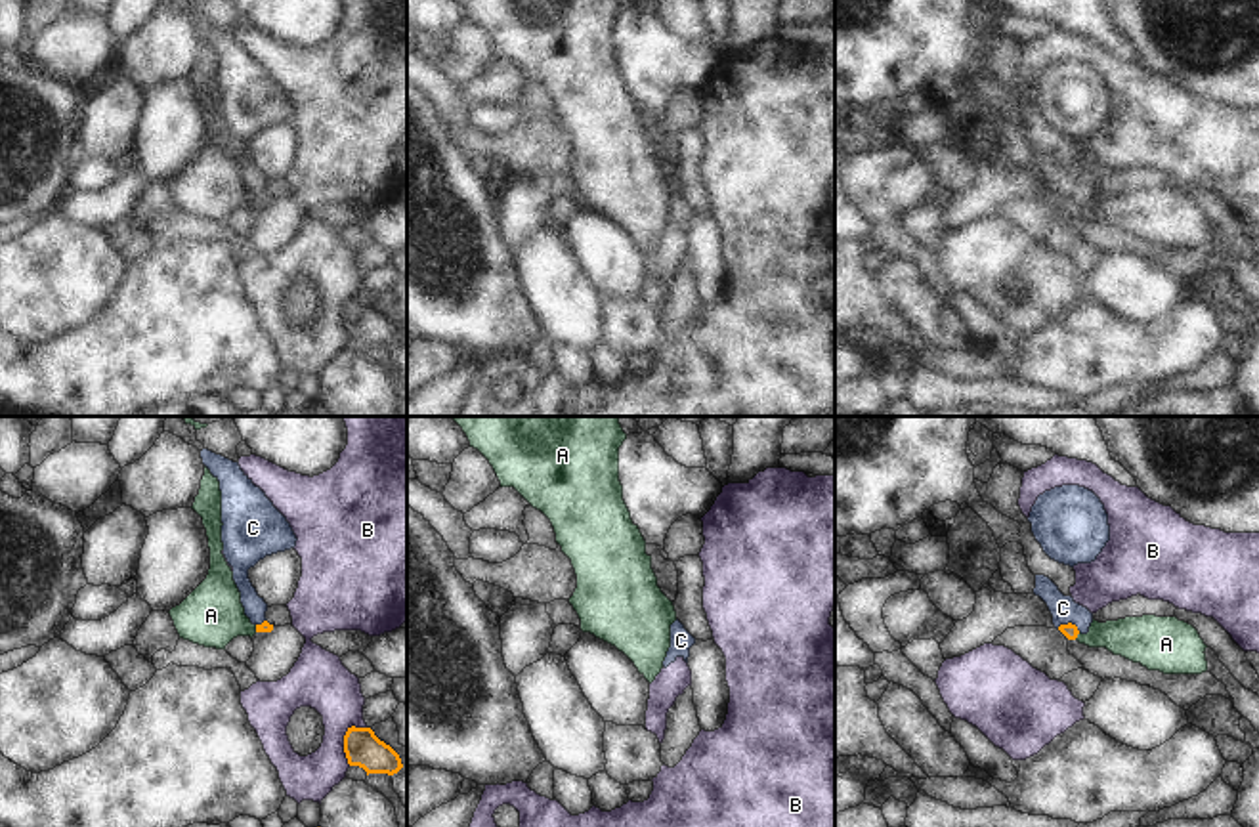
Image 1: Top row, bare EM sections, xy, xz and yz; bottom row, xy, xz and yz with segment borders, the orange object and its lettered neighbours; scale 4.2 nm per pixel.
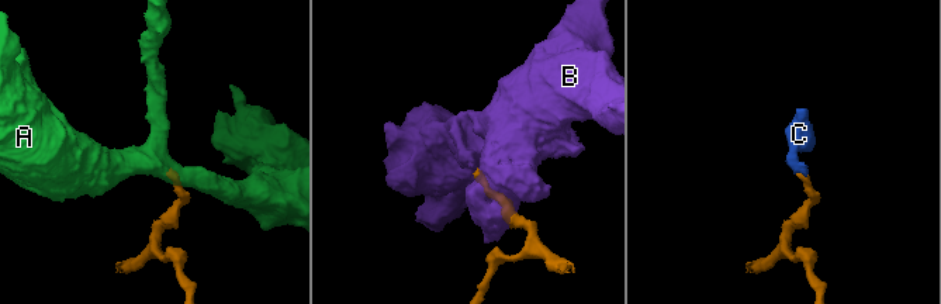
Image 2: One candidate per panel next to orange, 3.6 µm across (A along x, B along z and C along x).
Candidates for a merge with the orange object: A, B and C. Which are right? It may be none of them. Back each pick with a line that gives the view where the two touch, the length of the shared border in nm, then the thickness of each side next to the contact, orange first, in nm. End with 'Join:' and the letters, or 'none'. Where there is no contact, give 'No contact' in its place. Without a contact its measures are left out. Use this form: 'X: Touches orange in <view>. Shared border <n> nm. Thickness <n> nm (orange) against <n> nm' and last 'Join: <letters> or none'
C: Touches orange in yz. Shared border 110 nm. Thickness 70 nm (orange) against 110 nm
Join: C.

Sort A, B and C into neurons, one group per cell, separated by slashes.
A / B / C

